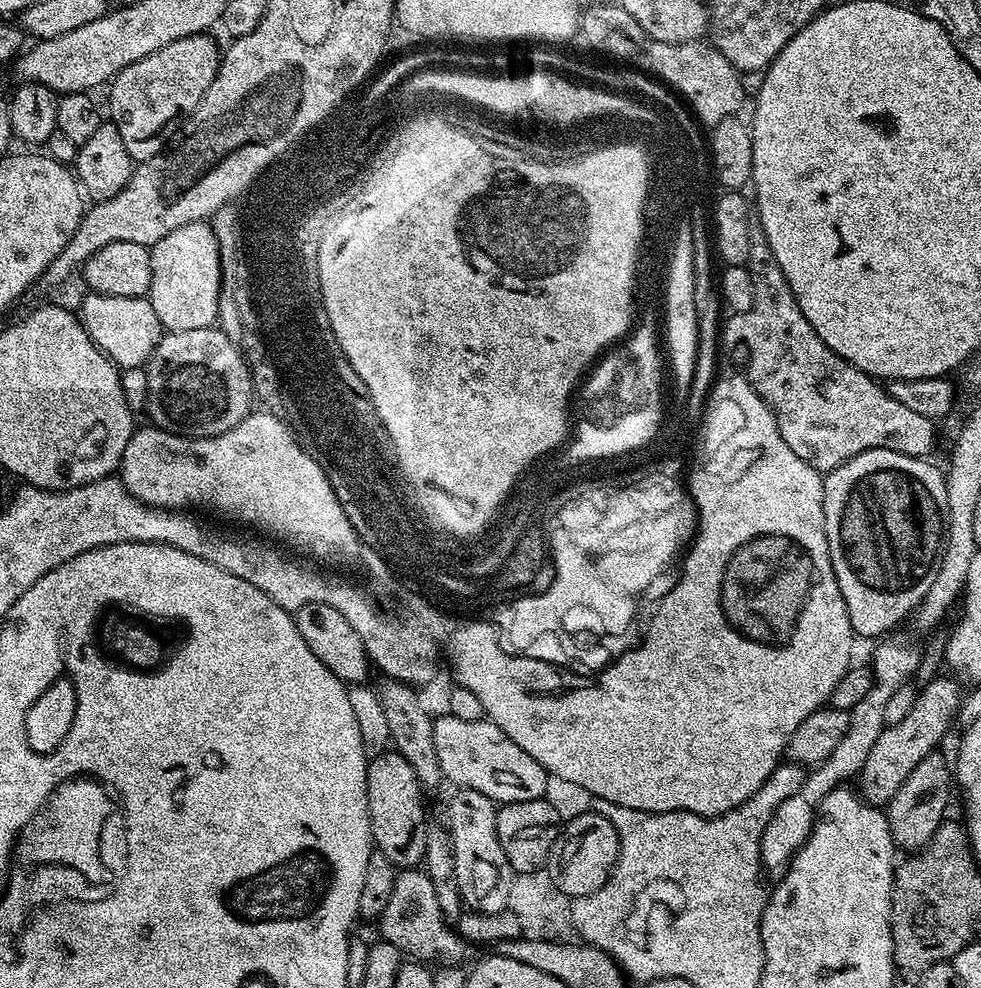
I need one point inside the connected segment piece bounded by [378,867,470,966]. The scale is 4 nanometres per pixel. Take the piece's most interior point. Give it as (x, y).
(412, 921)

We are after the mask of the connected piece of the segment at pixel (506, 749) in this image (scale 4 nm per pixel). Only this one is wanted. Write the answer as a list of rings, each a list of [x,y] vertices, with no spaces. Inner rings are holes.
[[[447,714],[437,715],[434,726],[434,750],[438,750],[438,762],[443,779],[452,786],[473,788],[486,794],[493,802],[513,804],[541,799],[546,790],[548,771],[522,746],[510,742],[502,730],[485,718],[478,722],[462,722]]]

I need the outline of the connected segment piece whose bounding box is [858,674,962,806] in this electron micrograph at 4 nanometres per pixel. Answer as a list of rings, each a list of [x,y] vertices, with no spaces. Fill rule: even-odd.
[[[945,674],[932,680],[916,693],[914,706],[910,706],[902,722],[894,722],[884,727],[878,734],[878,742],[870,746],[870,754],[862,766],[858,777],[858,791],[867,804],[887,806],[898,794],[898,786],[910,778],[910,770],[926,758],[926,754],[937,751],[940,739],[948,732],[952,720],[957,719],[962,703],[962,685],[959,680]],[[961,691],[961,692],[960,692]]]

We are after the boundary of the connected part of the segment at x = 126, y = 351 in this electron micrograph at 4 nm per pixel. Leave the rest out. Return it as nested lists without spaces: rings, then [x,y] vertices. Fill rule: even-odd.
[[[85,295],[78,307],[78,315],[90,338],[111,358],[117,368],[138,368],[147,365],[152,351],[158,346],[162,329],[154,306],[143,296],[122,298],[121,296]]]

